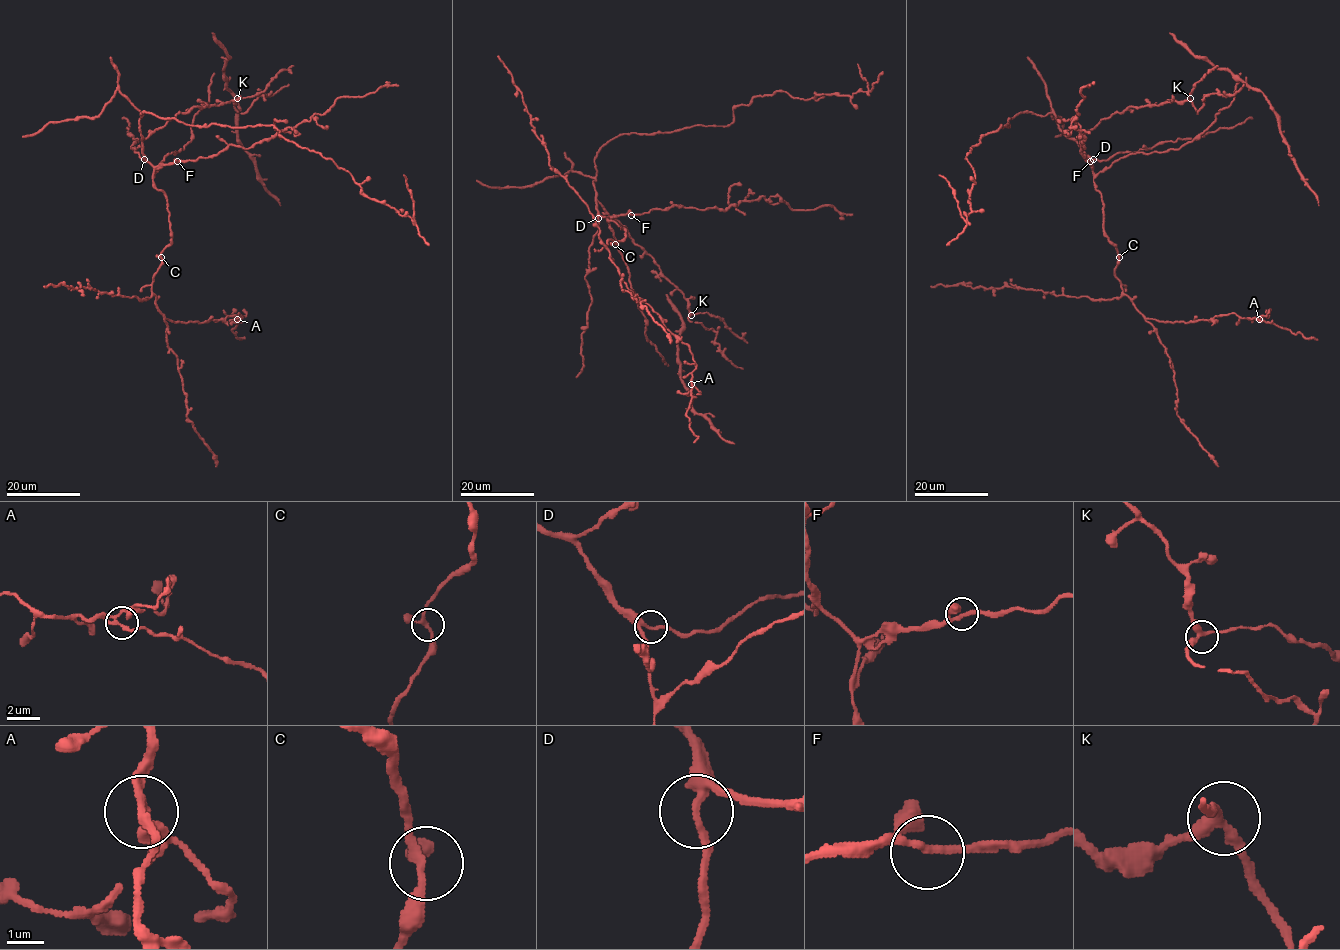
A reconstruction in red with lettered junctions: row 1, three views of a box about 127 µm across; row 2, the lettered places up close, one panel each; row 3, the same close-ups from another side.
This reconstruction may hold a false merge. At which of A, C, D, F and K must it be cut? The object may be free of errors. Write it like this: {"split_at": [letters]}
{"split_at": []}

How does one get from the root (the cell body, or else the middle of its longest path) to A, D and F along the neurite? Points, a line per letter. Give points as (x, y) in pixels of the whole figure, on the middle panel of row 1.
A: (596, 191), (598, 213), (625, 231), (607, 241), (610, 260), (688, 345), (691, 384)
D: (596, 191), (598, 218)
F: (596, 191), (596, 209), (600, 215), (631, 215)

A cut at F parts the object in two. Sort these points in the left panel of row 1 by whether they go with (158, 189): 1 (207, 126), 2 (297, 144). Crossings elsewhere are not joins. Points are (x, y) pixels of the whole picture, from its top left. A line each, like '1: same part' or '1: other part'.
1: same part
2: same part

